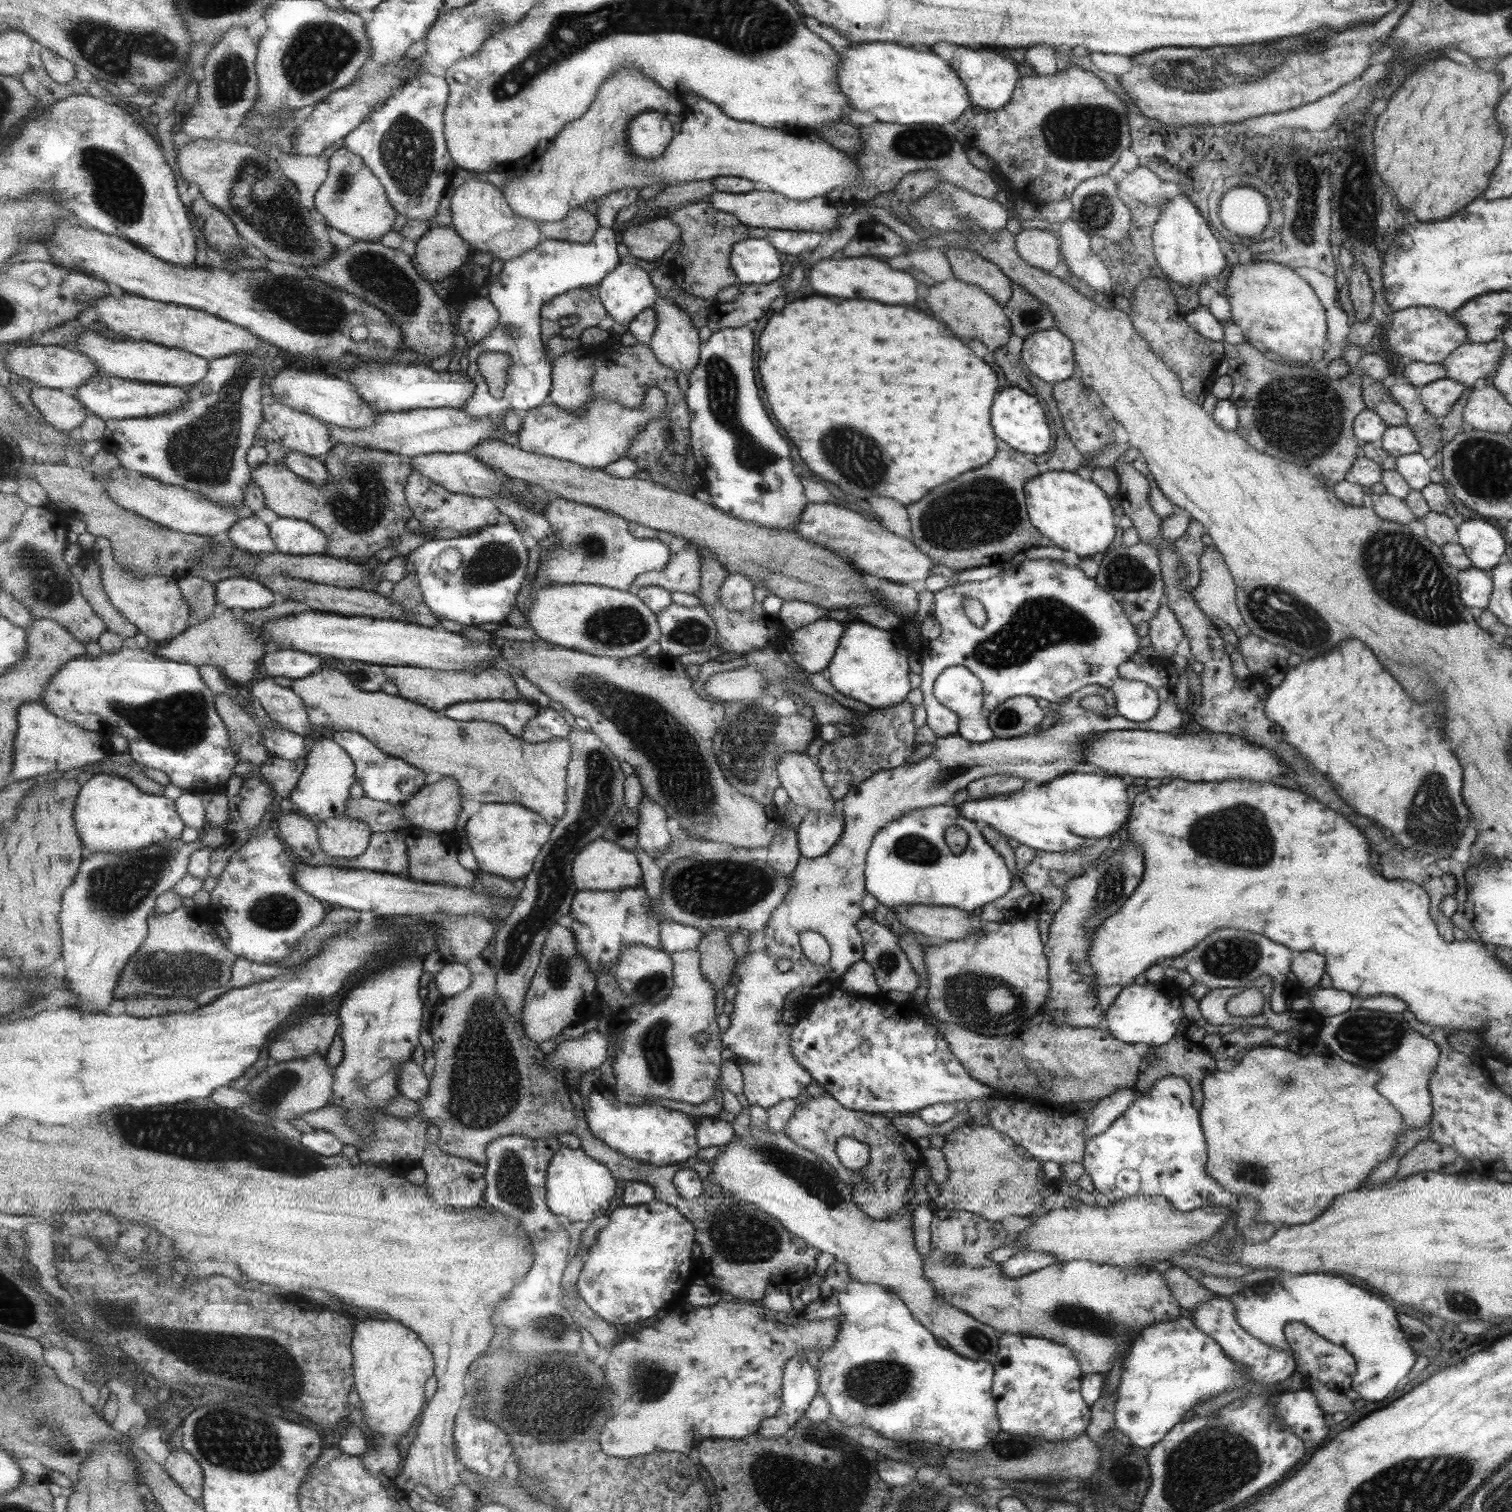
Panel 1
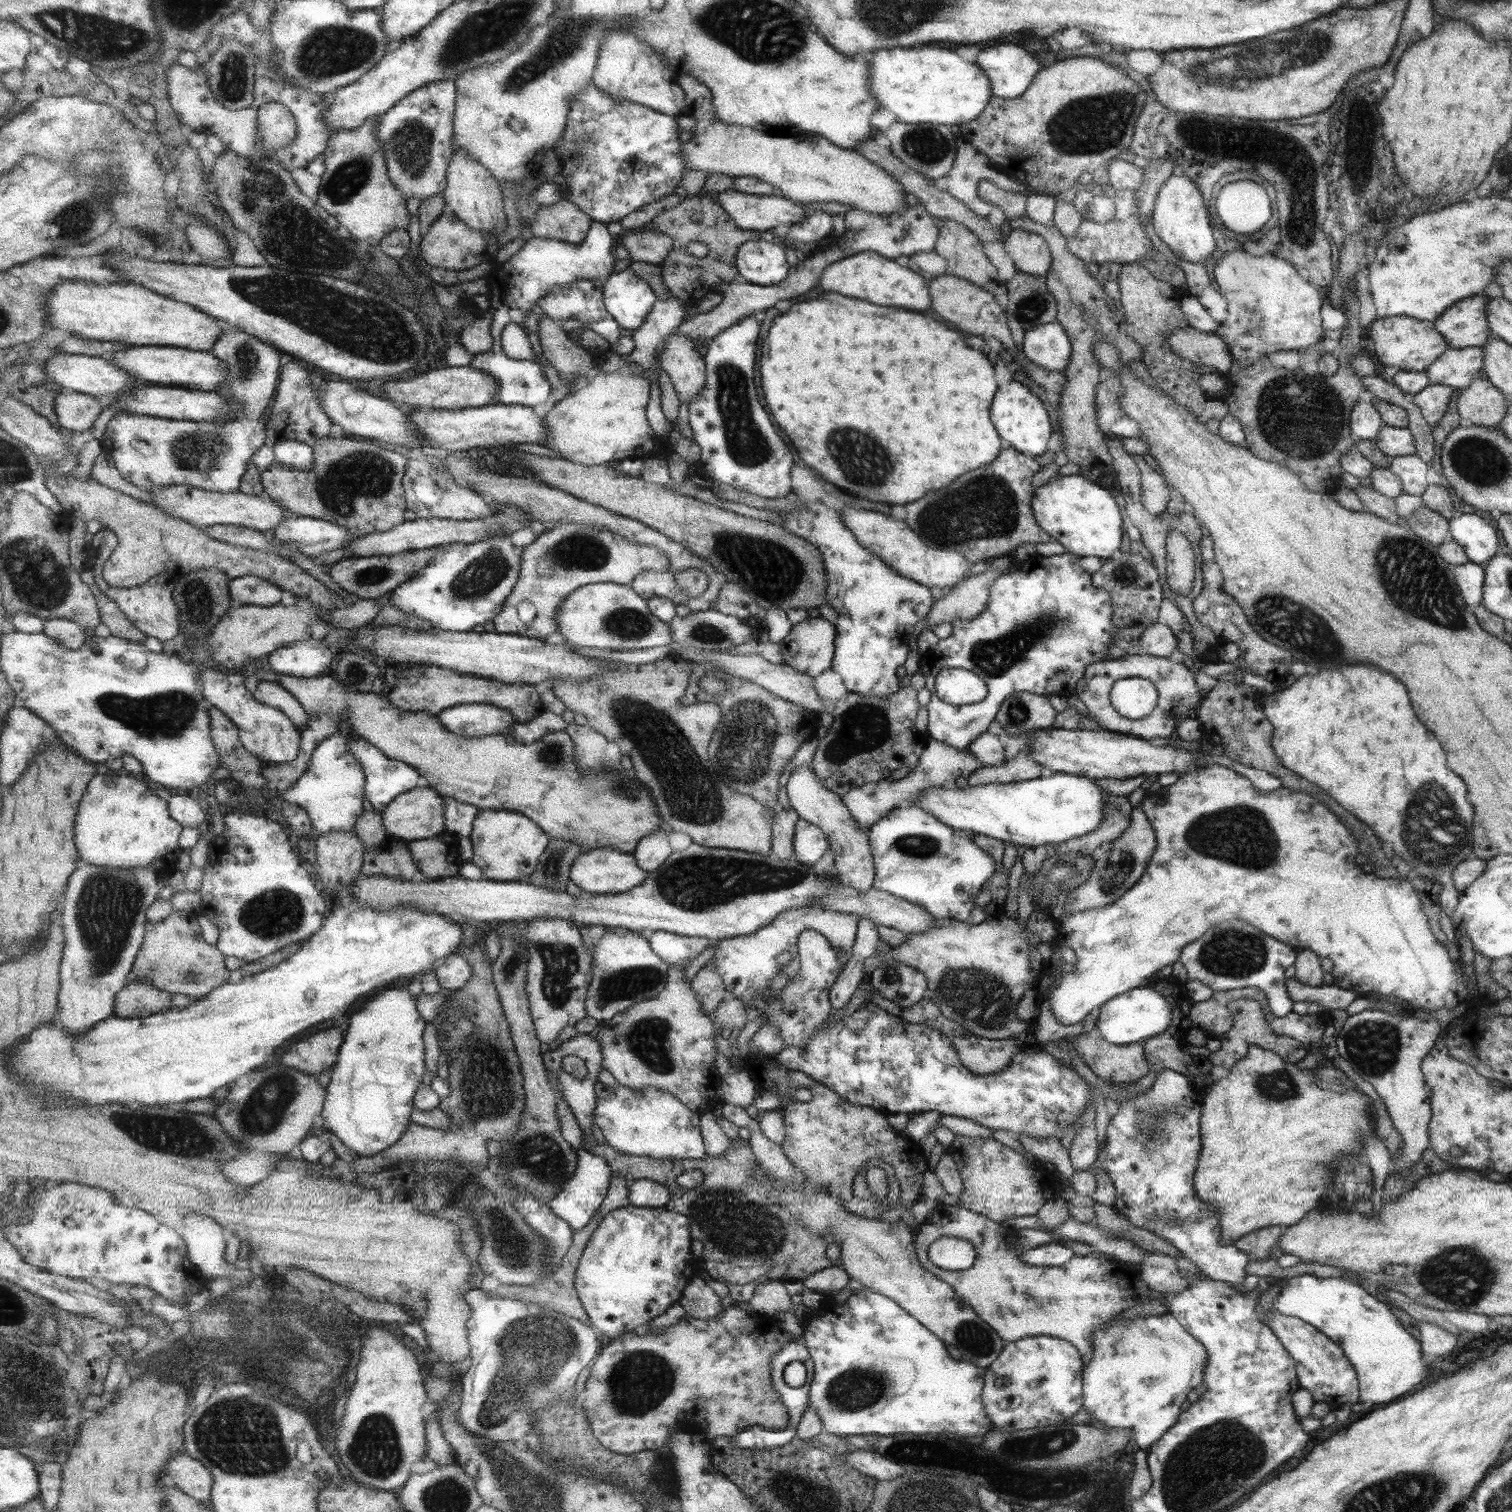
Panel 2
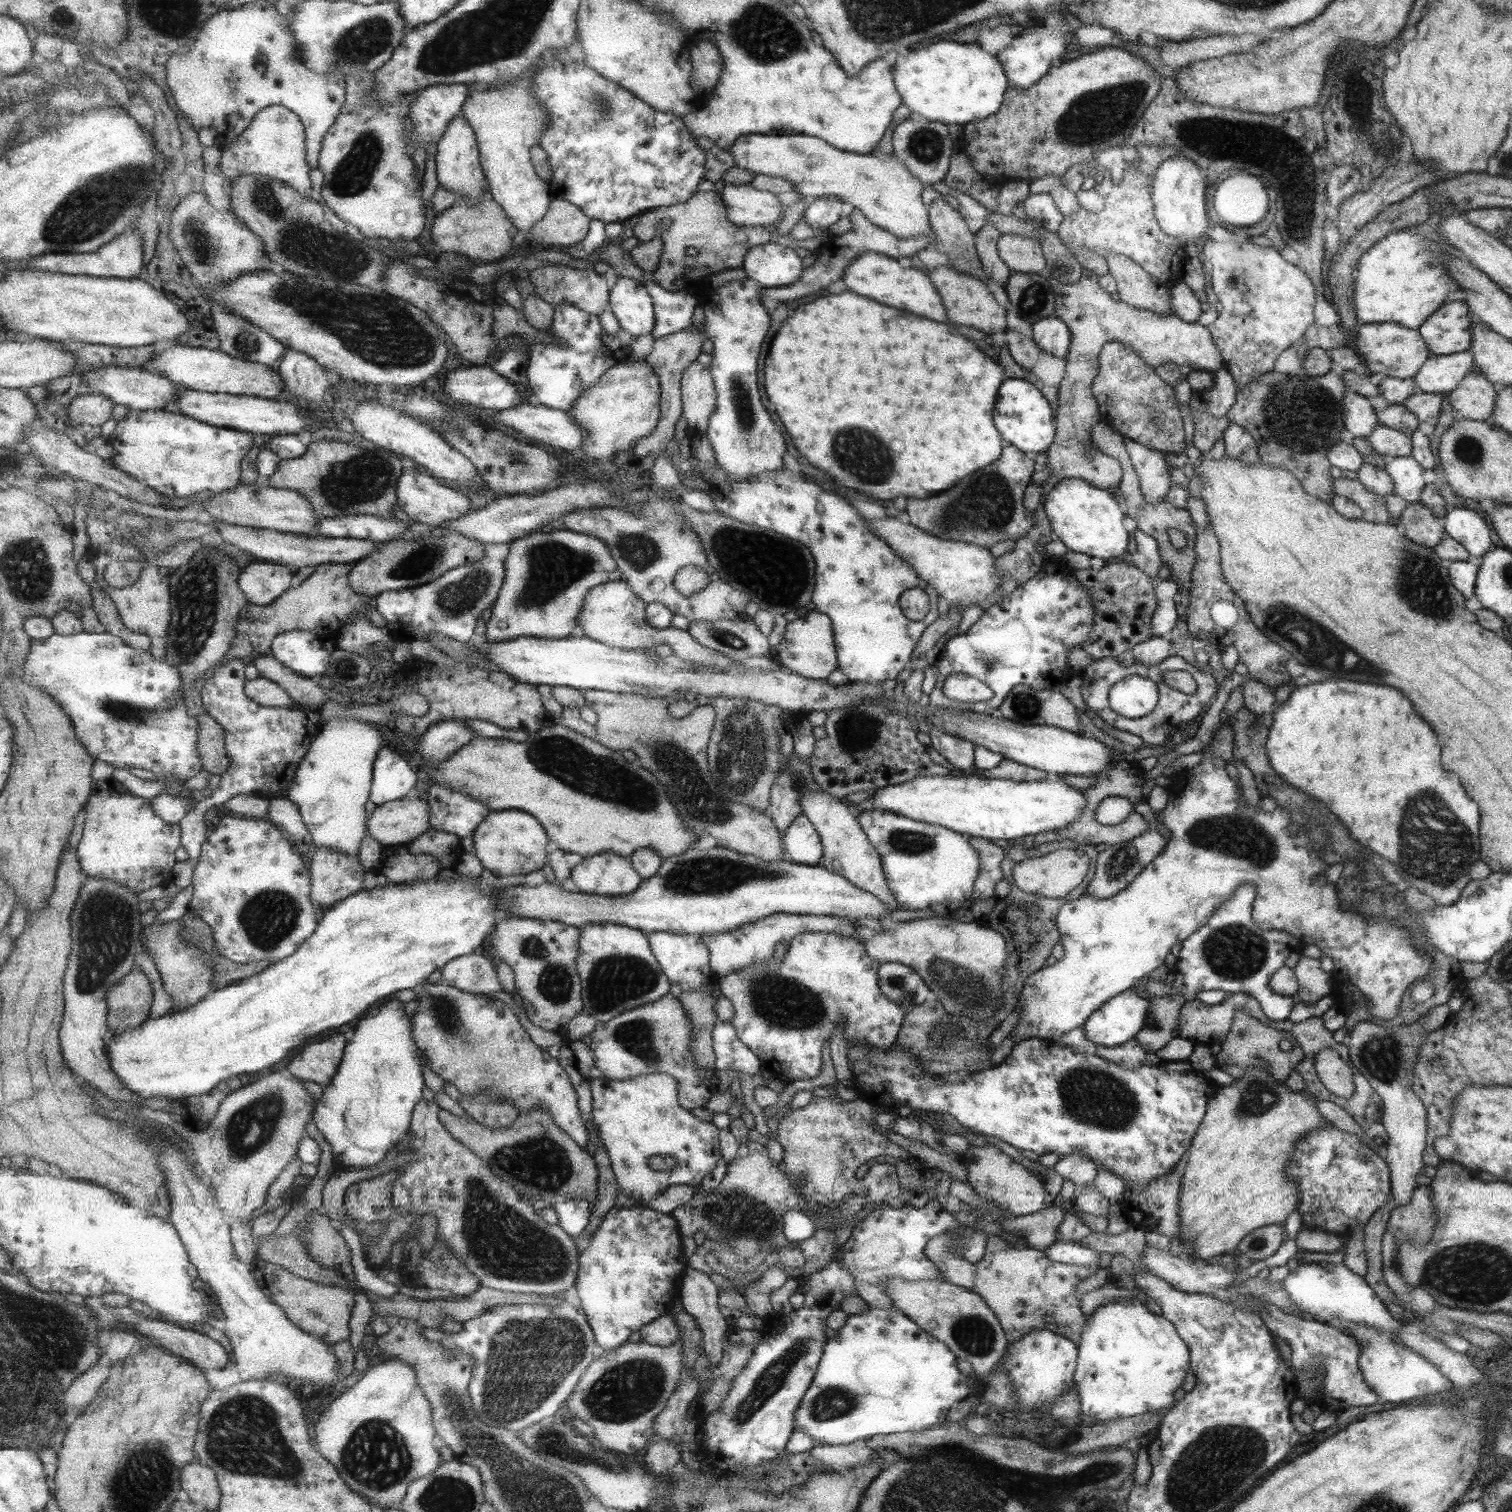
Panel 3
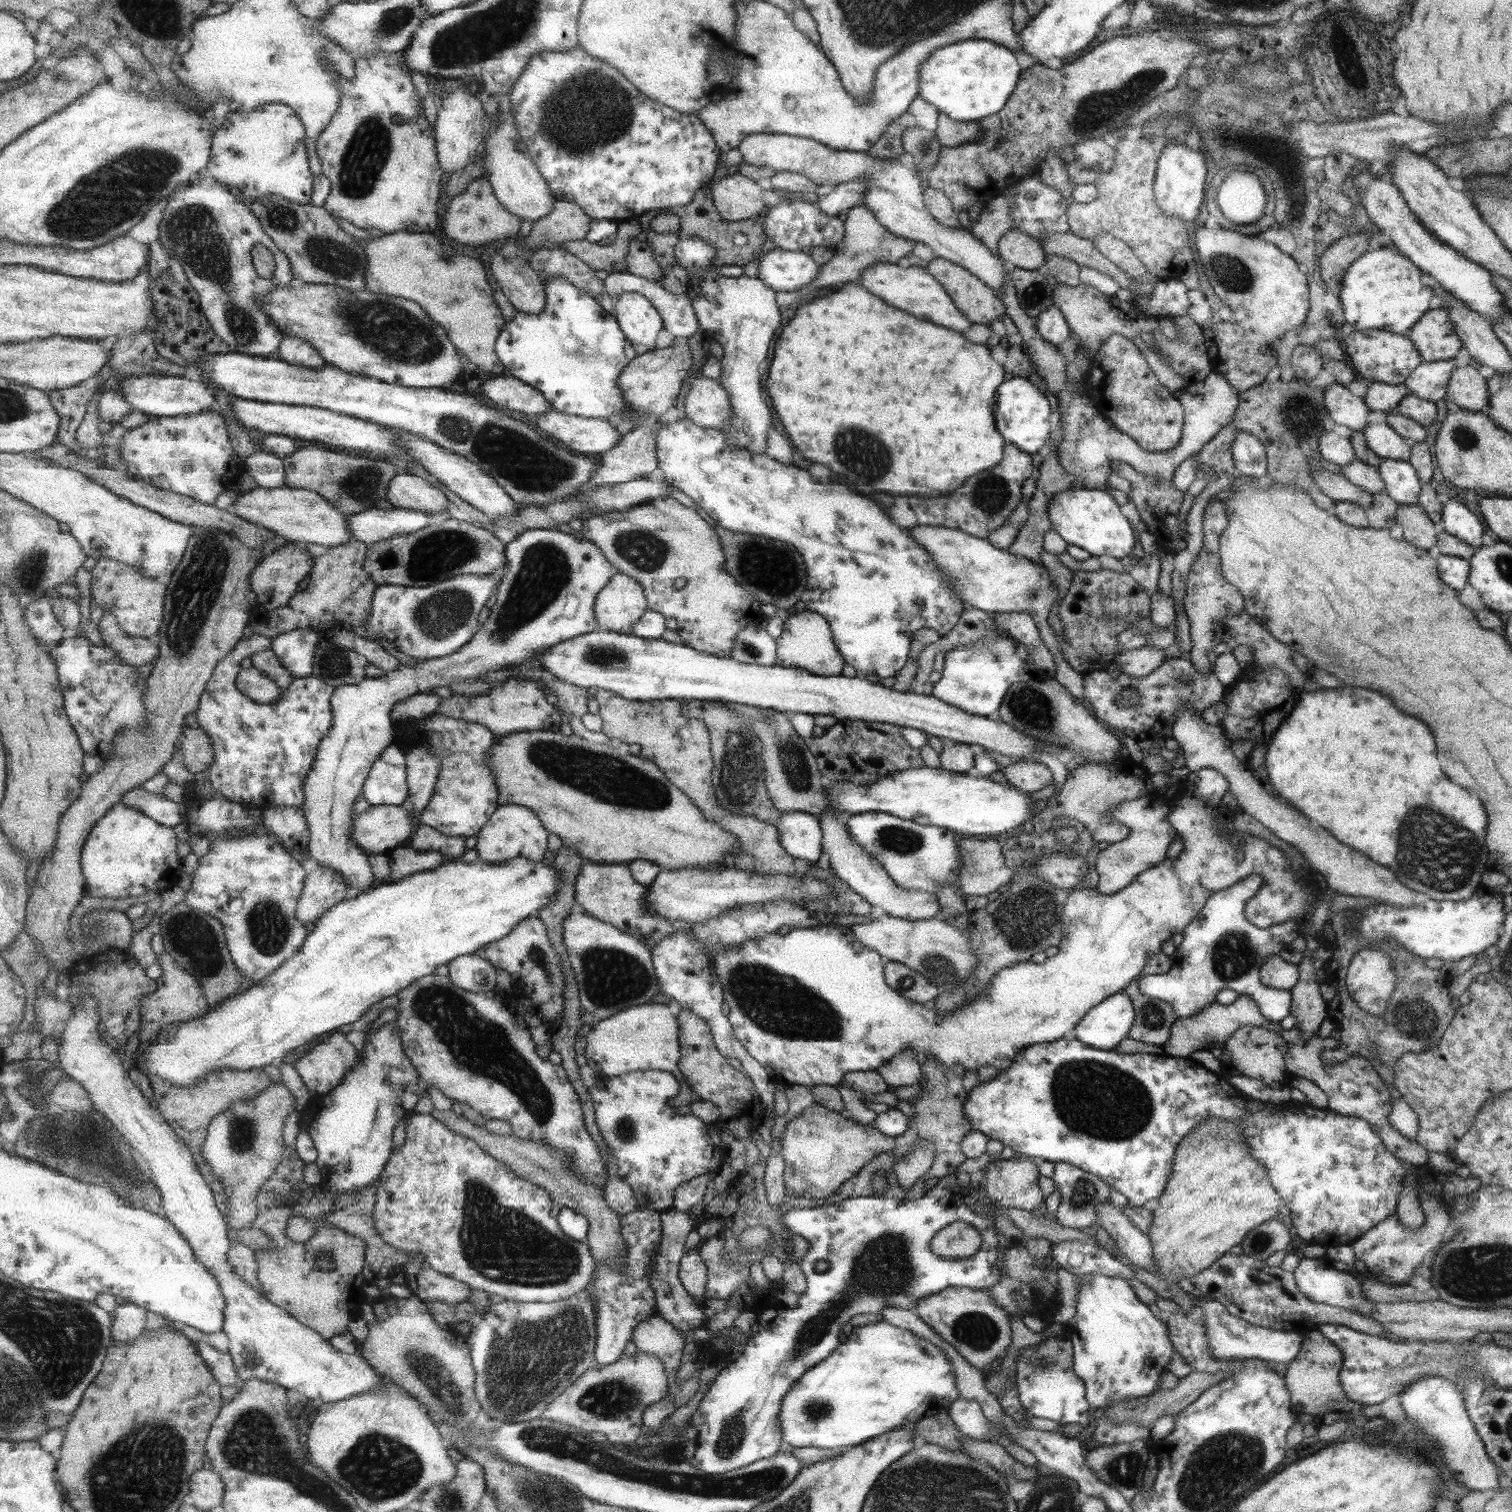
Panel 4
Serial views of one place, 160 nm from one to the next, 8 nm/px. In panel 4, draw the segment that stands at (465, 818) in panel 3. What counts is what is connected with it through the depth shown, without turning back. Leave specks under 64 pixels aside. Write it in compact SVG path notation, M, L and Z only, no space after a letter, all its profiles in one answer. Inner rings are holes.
M436 713L427 718L410 718L395 726L397 742L403 744L405 750L415 745L425 745L431 747L443 761L431 803L420 815L421 824L432 826L449 837L478 837L481 829L500 808L497 779L488 762L489 749L497 740L495 734L485 725ZM403 729L407 729L410 734L402 734Z

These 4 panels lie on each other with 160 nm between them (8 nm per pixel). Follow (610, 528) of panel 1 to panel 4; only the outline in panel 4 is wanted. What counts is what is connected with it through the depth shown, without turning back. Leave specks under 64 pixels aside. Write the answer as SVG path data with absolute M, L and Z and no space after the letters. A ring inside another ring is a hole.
M524 530L514 541L506 545L507 564L502 581L498 584L495 605L491 614L483 623L478 633L451 656L433 658L417 665L404 665L399 670L384 671L378 677L367 677L359 684L348 684L336 687L332 696L334 721L330 733L321 741L313 764L313 770L305 780L305 806L302 810L311 831L309 856L319 862L319 866L328 866L338 870L350 884L352 895L365 894L371 889L371 882L376 880L369 854L351 838L355 828L353 810L374 764L383 751L398 740L397 728L391 718L393 707L402 700L421 693L431 693L437 686L447 686L452 680L477 678L483 672L505 669L508 664L529 661L540 653L540 650L551 648L572 638L597 630L595 605L598 594L611 583L619 573L606 554L591 540L556 530Z

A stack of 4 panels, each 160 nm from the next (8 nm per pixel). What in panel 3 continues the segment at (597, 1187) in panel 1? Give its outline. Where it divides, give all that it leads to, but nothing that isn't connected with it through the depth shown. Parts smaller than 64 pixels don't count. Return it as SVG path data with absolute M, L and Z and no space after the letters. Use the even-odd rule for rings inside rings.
M586 1200L560 1202L553 1206L560 1218L559 1226L572 1237L579 1237L590 1225L592 1204Z

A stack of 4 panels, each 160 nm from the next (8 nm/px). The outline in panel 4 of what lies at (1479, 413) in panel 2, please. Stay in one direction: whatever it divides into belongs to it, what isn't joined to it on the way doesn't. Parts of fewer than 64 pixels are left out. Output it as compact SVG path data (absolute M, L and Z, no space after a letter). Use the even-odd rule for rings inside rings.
M1464 361L1452 372L1446 388L1445 399L1460 409L1483 412L1483 406L1487 406L1488 384L1485 380L1479 380L1477 370Z

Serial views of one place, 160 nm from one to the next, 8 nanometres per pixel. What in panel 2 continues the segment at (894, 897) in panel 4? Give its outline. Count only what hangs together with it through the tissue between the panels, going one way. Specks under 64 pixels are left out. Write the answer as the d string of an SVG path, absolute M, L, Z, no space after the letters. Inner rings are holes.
M808 766L791 767L786 794L790 808L798 815L798 818L813 823L823 831L823 834L826 834L833 854L835 872L837 872L840 882L858 890L858 892L868 892L874 882L868 832L858 828L841 798L823 786L823 783L819 782L817 776Z

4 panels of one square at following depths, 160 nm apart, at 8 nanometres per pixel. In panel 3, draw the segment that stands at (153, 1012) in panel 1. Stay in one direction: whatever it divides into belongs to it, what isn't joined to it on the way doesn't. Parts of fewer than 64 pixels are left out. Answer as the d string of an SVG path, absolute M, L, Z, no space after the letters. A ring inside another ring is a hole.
M139 965L108 992L108 1025L111 1033L121 1034L139 1028L151 1014L155 1002L153 986Z

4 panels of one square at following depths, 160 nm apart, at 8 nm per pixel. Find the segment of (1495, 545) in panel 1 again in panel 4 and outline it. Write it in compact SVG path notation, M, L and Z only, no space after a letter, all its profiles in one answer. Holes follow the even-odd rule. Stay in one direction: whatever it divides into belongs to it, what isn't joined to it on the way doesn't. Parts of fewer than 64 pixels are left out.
M1451 499L1442 505L1444 530L1469 546L1481 544L1481 522L1459 500Z

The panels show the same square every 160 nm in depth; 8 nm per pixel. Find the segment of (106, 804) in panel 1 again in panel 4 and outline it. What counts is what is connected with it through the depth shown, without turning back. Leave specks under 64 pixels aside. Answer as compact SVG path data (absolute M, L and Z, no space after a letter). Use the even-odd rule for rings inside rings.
M119 802L94 826L82 852L82 871L86 876L90 896L122 899L140 897L148 892L165 892L178 886L182 879L182 858L177 854L179 838L173 827L165 826L139 810Z

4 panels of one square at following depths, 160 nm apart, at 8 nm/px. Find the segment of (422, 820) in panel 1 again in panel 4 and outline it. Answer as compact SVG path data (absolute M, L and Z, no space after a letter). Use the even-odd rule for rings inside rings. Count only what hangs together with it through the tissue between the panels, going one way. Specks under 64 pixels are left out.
M373 806L353 818L355 828L351 838L370 854L386 854L411 840L413 820L403 806Z

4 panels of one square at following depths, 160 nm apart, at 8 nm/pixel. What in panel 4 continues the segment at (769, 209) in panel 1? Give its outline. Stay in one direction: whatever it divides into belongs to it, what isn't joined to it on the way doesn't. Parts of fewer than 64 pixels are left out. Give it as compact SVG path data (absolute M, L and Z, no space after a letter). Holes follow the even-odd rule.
M737 172L723 177L709 190L716 210L729 222L760 220L765 212L761 188Z

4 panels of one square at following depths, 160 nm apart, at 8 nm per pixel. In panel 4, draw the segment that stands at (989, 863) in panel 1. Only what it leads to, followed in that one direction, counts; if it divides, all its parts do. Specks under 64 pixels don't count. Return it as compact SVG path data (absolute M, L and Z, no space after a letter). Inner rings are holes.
M867 812L852 815L845 825L849 836L869 856L881 863L899 887L935 895L944 884L956 886L962 862L955 834L940 826L920 825L894 815Z

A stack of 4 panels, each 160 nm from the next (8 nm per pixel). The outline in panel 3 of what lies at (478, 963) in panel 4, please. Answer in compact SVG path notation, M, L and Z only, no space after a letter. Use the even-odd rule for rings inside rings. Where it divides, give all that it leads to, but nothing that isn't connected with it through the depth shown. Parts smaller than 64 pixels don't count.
M471 953L454 958L442 969L442 983L463 992L489 993L503 991L497 976L496 961L487 955Z

